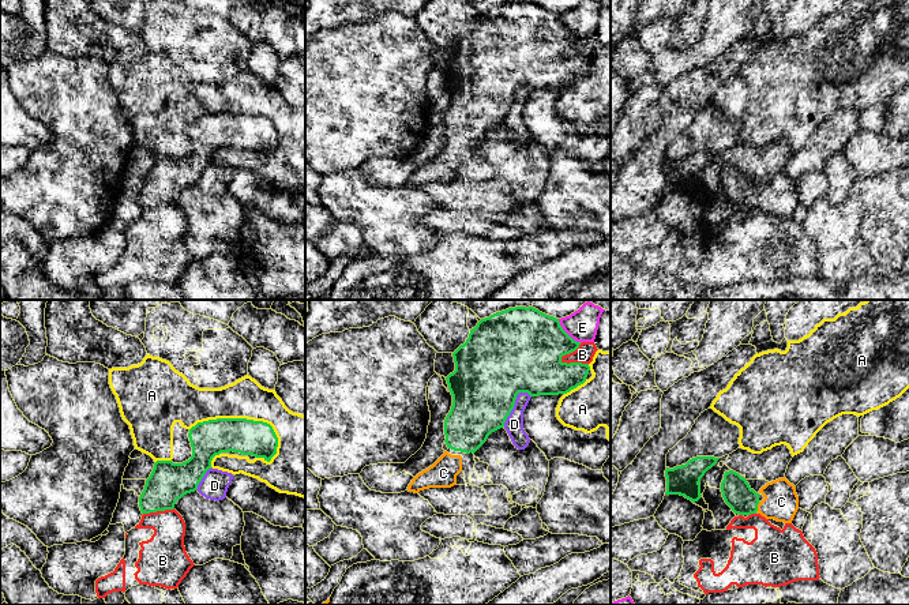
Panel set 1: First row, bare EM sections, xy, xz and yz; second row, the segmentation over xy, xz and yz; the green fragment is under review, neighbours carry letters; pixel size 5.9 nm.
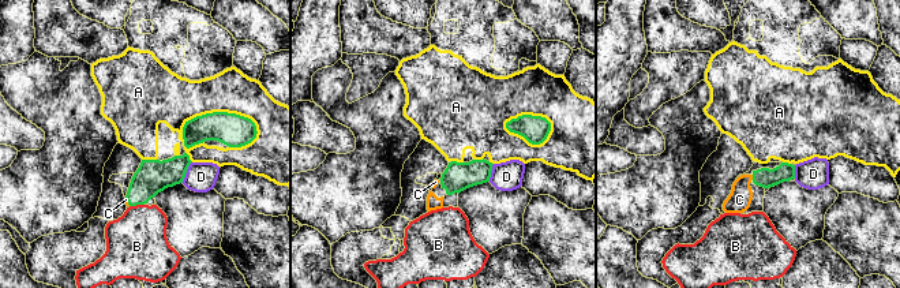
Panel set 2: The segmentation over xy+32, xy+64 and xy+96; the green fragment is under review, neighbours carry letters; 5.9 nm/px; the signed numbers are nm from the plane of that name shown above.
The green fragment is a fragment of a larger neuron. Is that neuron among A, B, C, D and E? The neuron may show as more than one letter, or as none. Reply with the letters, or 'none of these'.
C

